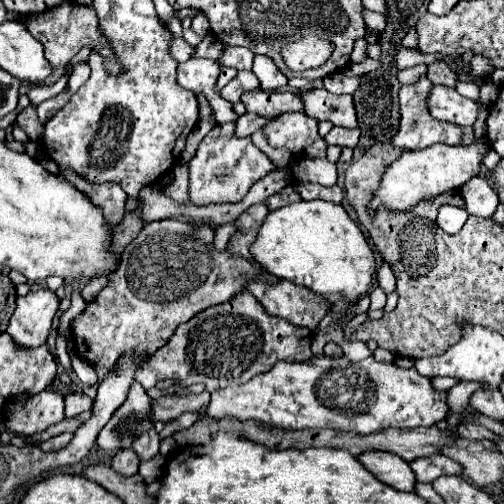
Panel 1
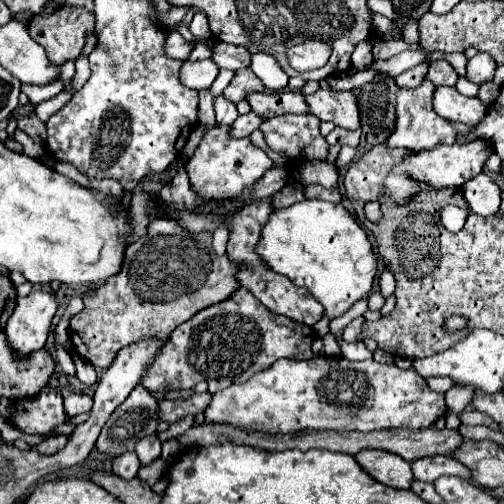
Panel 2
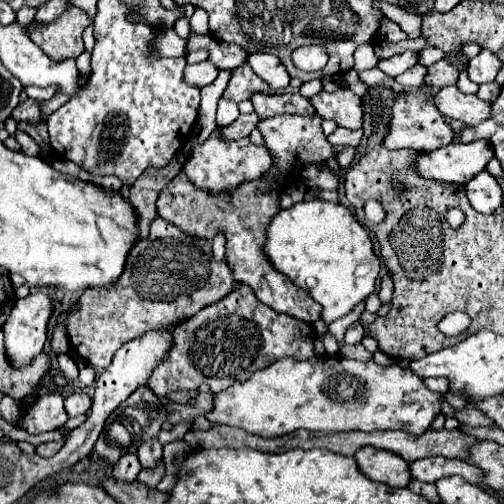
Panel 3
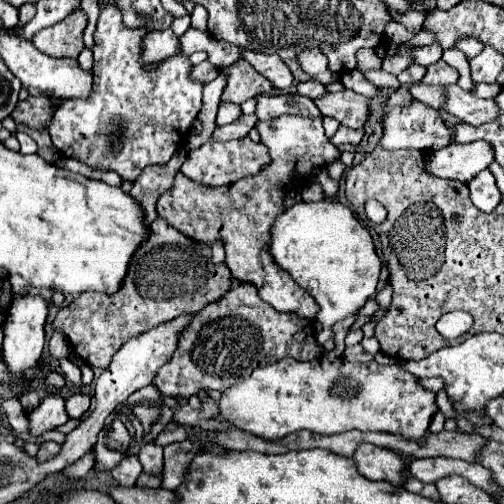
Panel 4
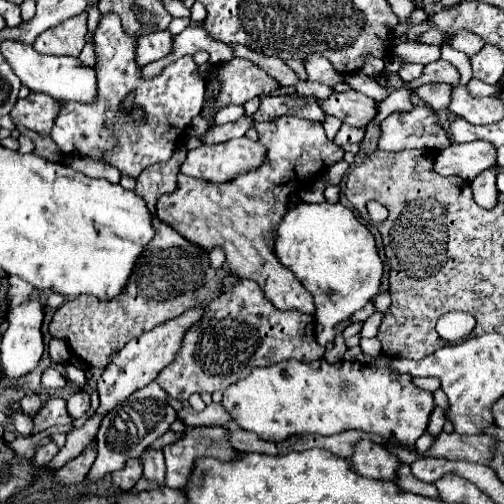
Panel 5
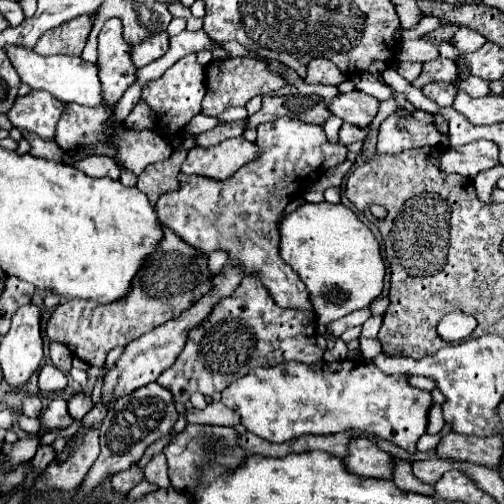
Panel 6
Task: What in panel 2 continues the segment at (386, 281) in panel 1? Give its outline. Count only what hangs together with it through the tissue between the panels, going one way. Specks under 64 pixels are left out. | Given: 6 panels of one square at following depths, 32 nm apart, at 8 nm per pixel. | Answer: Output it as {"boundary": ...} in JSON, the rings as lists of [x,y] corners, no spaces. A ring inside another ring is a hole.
{"boundary":[[[384,270],[380,274],[380,292],[385,299],[390,298],[394,294],[394,276],[390,270]]]}

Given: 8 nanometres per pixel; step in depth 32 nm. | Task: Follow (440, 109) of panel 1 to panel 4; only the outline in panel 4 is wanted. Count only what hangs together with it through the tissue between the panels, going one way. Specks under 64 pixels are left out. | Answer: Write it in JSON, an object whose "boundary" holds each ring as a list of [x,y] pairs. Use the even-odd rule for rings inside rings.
{"boundary":[[[452,84],[446,88],[446,106],[444,110],[472,126],[484,124],[488,120],[496,120],[496,116],[500,116],[500,108],[496,108],[494,98],[476,98],[474,94],[470,94],[468,90],[460,88],[458,84]]]}

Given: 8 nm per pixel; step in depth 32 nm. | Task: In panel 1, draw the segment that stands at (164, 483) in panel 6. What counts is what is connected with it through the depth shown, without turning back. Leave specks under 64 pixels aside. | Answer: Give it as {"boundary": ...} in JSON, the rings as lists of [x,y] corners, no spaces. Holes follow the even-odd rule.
{"boundary":[[[154,430],[144,432],[140,438],[134,440],[134,452],[140,460],[152,460],[160,452],[160,438]]]}

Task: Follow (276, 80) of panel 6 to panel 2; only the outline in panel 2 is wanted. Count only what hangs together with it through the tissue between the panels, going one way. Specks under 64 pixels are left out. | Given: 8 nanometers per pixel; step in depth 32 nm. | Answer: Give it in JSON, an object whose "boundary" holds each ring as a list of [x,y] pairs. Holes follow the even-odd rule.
{"boundary":[[[242,68],[242,70],[236,70],[232,82],[226,86],[226,90],[224,90],[222,96],[238,104],[240,100],[246,100],[248,94],[262,92],[262,90],[266,90],[266,88],[262,86],[260,78],[250,68]]]}

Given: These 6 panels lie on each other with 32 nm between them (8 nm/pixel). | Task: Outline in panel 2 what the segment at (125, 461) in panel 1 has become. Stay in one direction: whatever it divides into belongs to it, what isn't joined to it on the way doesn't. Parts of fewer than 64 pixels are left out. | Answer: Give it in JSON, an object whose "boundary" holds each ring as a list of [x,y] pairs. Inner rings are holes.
{"boundary":[[[124,452],[112,462],[112,466],[114,466],[116,476],[120,476],[124,480],[132,480],[132,476],[136,476],[140,470],[140,460],[134,452]]]}

